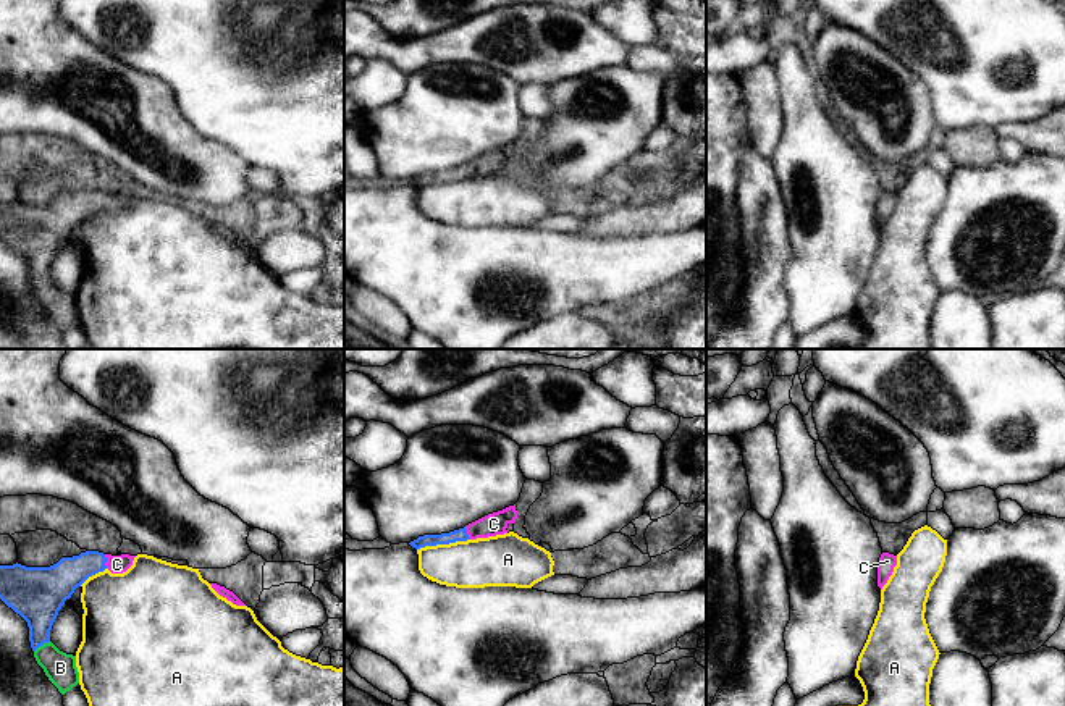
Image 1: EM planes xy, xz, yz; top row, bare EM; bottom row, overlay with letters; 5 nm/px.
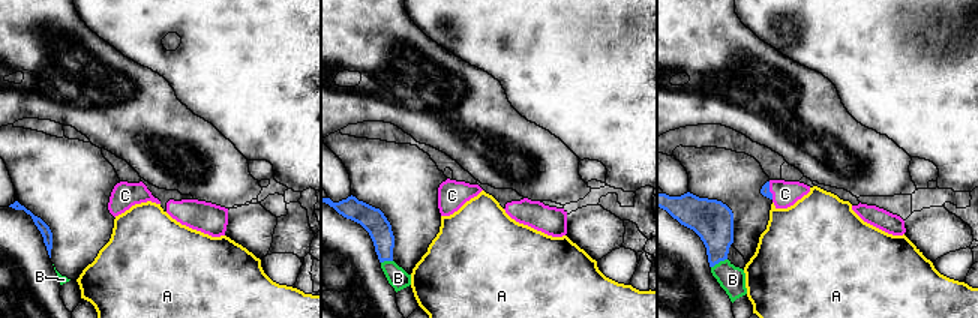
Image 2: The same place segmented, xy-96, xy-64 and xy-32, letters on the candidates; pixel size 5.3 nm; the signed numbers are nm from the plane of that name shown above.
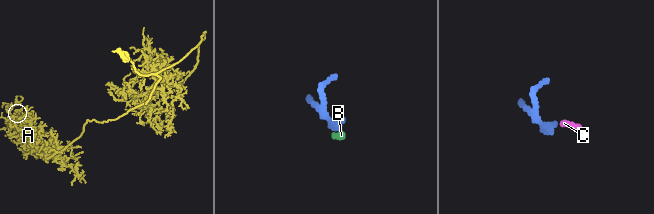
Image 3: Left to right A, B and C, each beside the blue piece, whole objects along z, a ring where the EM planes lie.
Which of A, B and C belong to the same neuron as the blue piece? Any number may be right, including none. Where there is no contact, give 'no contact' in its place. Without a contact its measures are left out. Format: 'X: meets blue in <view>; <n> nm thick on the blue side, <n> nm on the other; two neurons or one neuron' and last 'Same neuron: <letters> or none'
A: meets blue in xz; 60 nm thick on the blue side, 240 nm on the other; two neurons
B: meets blue in xy; 260 nm thick on the blue side, 160 nm on the other; one neuron
C: meets blue in xy; 170 nm thick on the blue side, 100 nm on the other; one neuron
Same neuron: B, C

